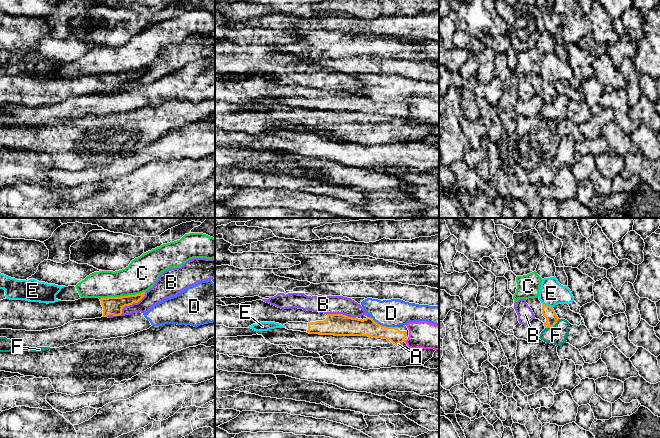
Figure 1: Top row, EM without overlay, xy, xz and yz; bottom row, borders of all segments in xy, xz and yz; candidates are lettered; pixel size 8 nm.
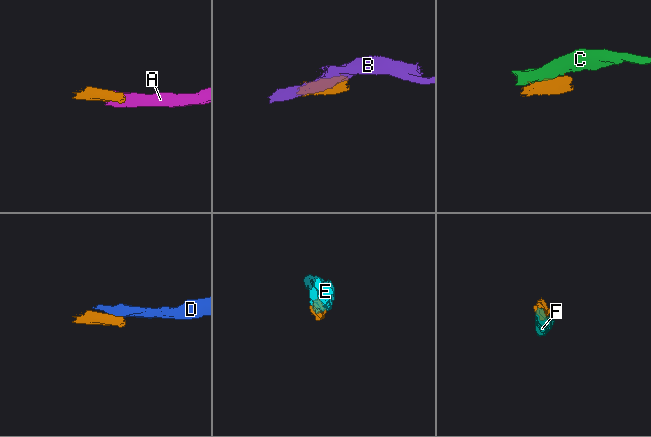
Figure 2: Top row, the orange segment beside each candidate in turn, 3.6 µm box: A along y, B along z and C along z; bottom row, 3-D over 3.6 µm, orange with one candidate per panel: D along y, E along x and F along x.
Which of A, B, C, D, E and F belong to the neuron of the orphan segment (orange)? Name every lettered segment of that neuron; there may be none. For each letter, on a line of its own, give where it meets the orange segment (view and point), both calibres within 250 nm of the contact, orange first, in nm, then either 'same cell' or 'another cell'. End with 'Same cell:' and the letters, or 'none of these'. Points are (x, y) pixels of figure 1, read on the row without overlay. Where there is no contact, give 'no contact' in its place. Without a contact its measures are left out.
A: meets orange in xz at (397, 120); 130 nm thick on the orange side, 20 nm on the other; another cell
B: meets orange in xy at (131, 80); 140 nm thick on the orange side, 140 nm on the other; another cell
C: meets orange in xy at (122, 72); 140 nm thick on the orange side, 260 nm on the other; another cell
D: meets orange in xz at (384, 102); 140 nm thick on the orange side, 220 nm on the other; another cell
E: meets orange in yz at (547, 81); 100 nm thick on the orange side, 200 nm on the other; another cell
F: meets orange in yz at (552, 102); 100 nm thick on the orange side, 150 nm on the other; another cell
Same cell: none of these

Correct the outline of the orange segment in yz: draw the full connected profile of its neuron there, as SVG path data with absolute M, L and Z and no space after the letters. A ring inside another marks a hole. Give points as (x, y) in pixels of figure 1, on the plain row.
M529 74L526 79L532 85L535 94L544 99L545 104L553 103L557 99L559 94L553 83L542 80L539 74Z

